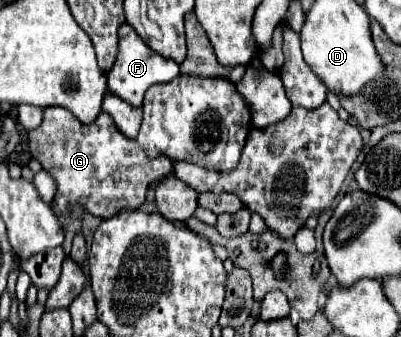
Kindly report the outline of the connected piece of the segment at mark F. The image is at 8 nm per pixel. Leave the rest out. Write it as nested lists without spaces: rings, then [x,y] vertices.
[[[123,23],[119,27],[119,53],[117,53],[117,61],[115,61],[113,69],[107,73],[107,85],[109,85],[111,93],[121,97],[129,105],[141,107],[143,95],[145,95],[145,91],[151,85],[167,83],[167,81],[175,79],[175,75],[179,75],[179,69],[177,69],[175,61],[165,59],[165,57],[157,55],[153,49],[149,49],[147,43],[143,43],[141,37],[135,33],[135,29],[131,29],[131,25]]]

